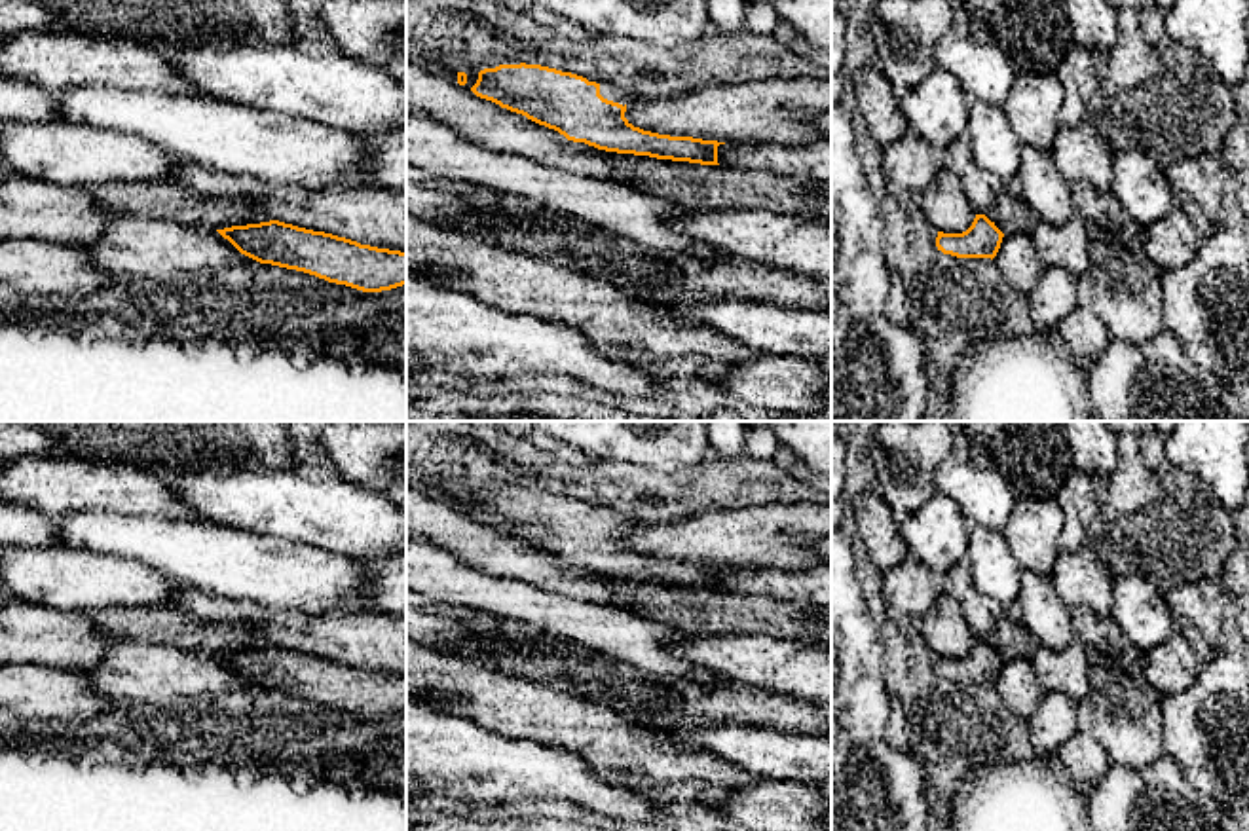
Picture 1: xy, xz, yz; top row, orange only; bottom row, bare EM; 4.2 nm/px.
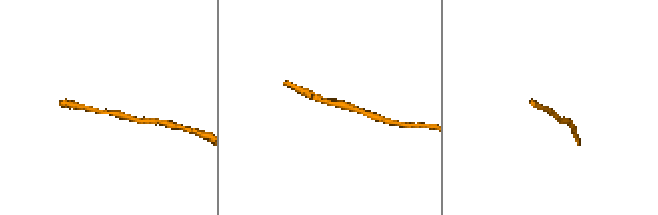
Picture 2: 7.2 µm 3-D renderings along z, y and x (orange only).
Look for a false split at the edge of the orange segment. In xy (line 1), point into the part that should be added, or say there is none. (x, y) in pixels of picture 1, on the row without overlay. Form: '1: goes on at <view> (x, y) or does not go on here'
1: does not go on here

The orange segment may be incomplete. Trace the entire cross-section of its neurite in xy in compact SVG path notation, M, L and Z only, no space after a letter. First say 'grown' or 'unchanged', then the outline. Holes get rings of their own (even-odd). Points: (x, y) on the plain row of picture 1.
unchanged | M279 645L216 655L241 679L363 717L406 710L406 677L361 670Z

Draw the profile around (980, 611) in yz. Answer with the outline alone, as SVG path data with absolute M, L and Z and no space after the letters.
M966 562L953 565L940 577L941 592L951 594L964 611L964 620L976 639L987 639L1004 609L987 594L981 594L974 582Z

